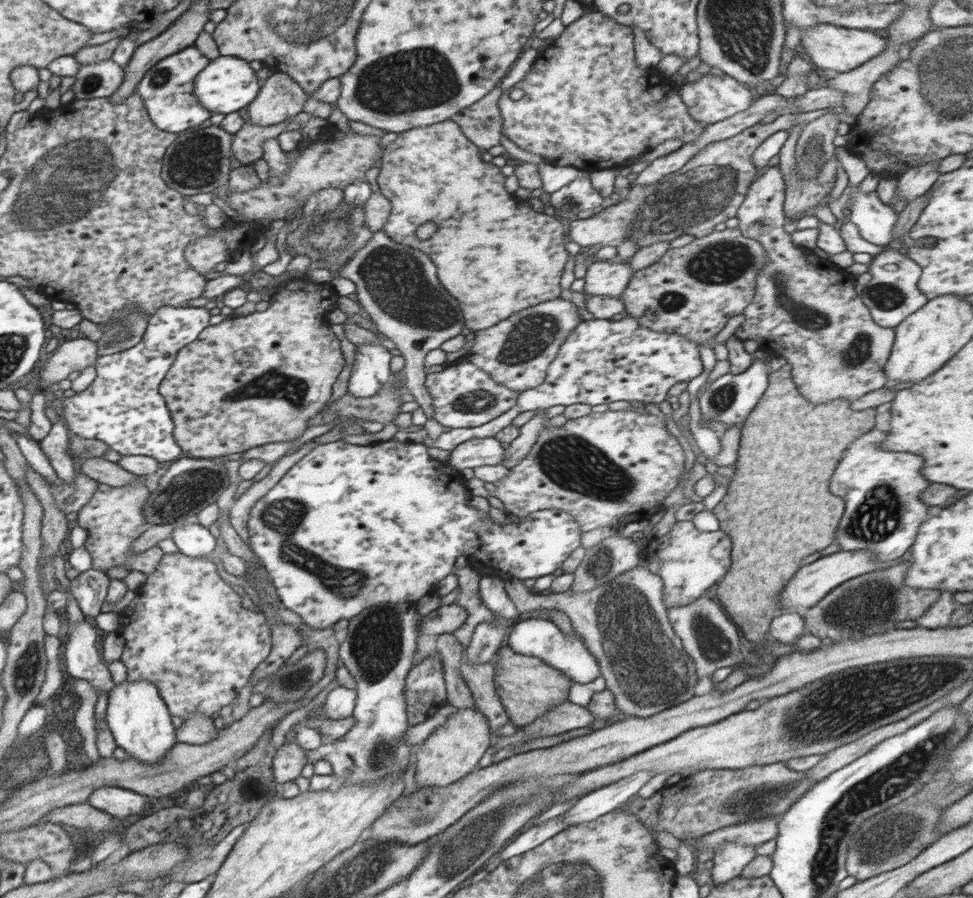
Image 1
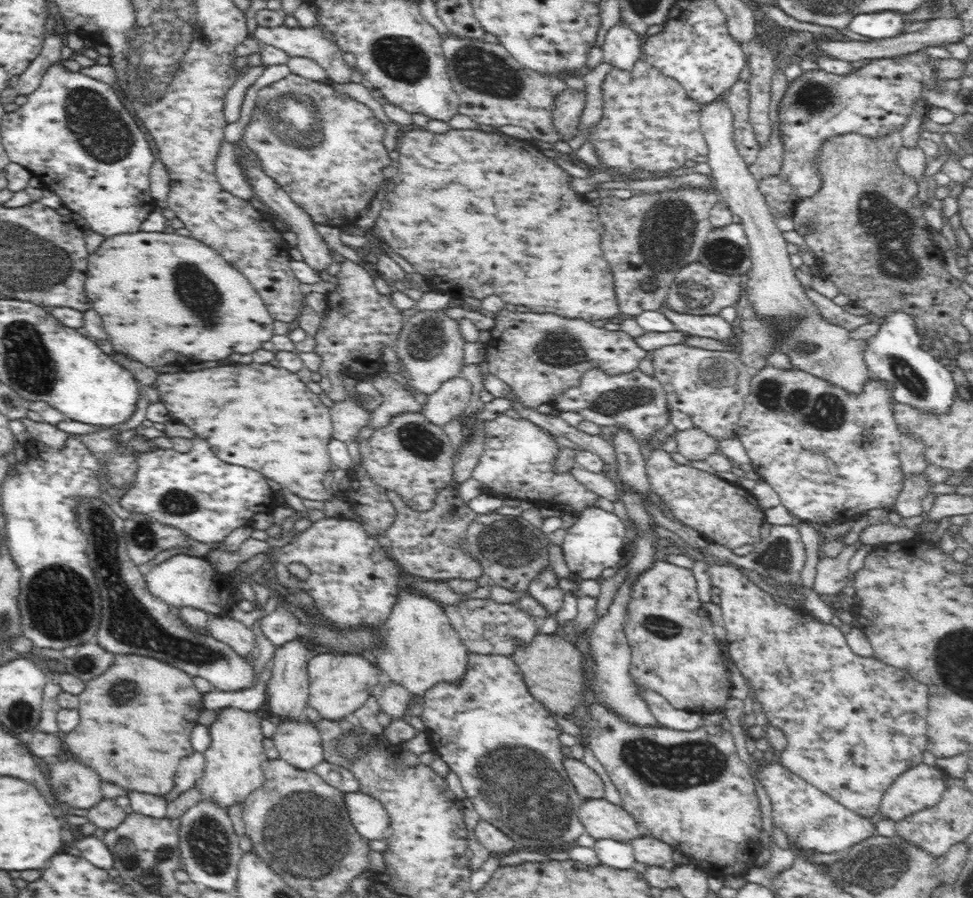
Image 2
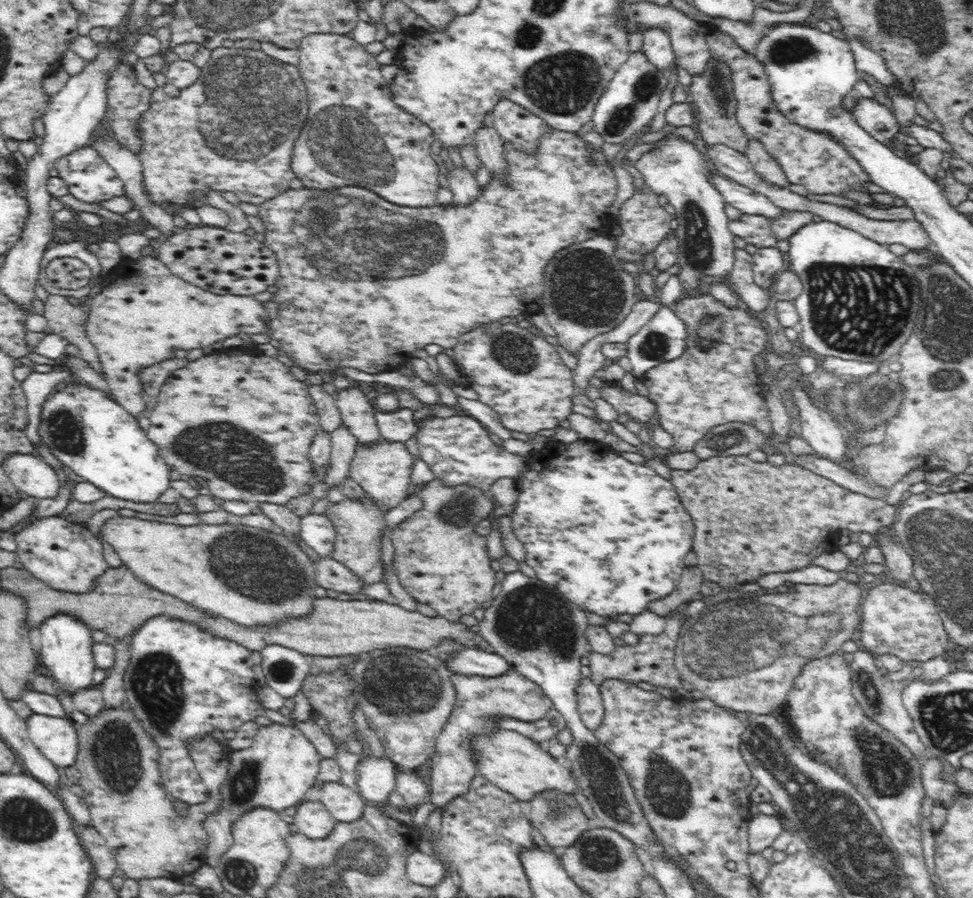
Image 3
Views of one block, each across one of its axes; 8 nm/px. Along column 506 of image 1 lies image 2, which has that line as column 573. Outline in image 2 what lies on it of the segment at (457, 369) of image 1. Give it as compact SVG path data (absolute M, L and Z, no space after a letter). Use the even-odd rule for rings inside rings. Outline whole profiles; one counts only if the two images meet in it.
M590 368L588 372L582 374L578 386L568 388L566 392L558 394L551 404L559 411L576 411L584 420L594 422L599 427L624 427L636 437L638 442L648 440L650 436L654 438L656 430L668 424L670 420L668 412L671 411L660 382L655 376L650 377L638 368L626 374L618 374L618 376L608 376L597 368Z

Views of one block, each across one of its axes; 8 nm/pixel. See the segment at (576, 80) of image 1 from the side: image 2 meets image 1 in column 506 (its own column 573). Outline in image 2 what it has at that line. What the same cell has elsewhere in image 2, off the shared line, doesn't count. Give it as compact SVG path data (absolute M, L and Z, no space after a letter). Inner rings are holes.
M562 90L556 96L552 112L552 127L558 131L564 142L578 134L580 117L586 104L585 90Z

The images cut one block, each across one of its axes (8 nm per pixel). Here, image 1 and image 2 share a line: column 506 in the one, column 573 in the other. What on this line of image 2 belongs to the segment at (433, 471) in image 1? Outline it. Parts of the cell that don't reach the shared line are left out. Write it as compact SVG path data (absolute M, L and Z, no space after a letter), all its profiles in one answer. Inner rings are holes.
M598 506L584 509L575 522L566 530L566 536L561 545L564 561L570 573L576 574L578 578L600 580L604 570L617 567L623 558L626 526L615 513L607 512L606 509Z

